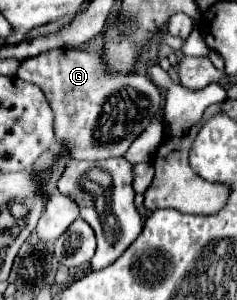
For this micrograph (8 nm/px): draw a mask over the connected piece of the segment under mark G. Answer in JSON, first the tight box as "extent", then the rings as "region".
{"extent":[18,49,162,161],"region":[[[54,49],[54,51],[46,51],[46,53],[40,53],[40,55],[36,55],[36,57],[24,59],[24,61],[20,63],[20,67],[18,67],[18,77],[20,77],[22,81],[36,83],[36,85],[44,91],[44,95],[46,95],[46,99],[48,99],[54,115],[56,115],[56,119],[54,119],[56,139],[58,139],[58,143],[60,143],[64,149],[70,151],[70,157],[72,157],[72,159],[100,161],[100,159],[110,159],[110,157],[122,157],[122,155],[128,151],[128,147],[132,145],[132,141],[150,125],[152,119],[156,119],[158,111],[162,109],[162,93],[160,93],[160,87],[156,87],[150,77],[144,77],[144,75],[138,75],[138,73],[134,73],[134,75],[118,75],[118,73],[112,73],[112,71],[108,71],[108,67],[102,63],[102,59],[100,59],[98,53],[88,53],[88,51],[80,51],[80,49]]]}

